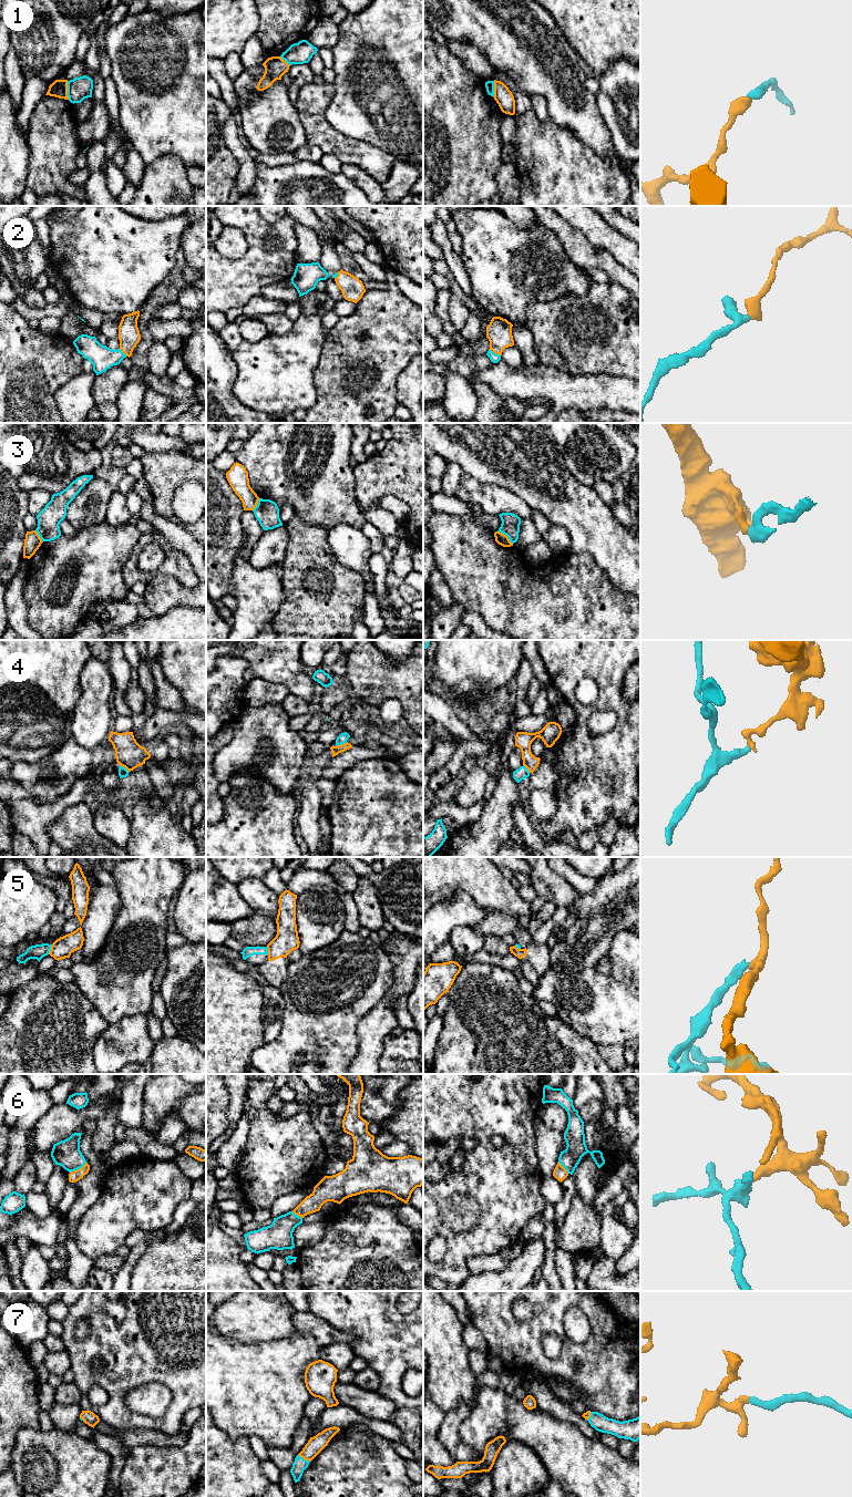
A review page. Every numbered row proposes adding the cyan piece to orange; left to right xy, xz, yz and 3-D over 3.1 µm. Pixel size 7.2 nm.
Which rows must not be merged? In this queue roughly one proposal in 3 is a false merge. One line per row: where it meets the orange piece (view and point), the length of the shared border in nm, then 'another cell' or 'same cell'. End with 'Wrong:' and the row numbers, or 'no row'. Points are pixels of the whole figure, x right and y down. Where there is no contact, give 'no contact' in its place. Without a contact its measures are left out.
1: xy (67, 90) | 140 nm | another cell
2: yz (494, 352) | 100 nm | same cell
3: yz (506, 536) | 150 nm | another cell
4: xz (341, 744) | 90 nm | another cell
5: xy (51, 949) | 80 nm | another cell
6: xy (78, 1169) | 150 nm | same cell
7: xz (305, 1459) | 110 nm | same cell
Wrong: 1, 3, 4, 5

